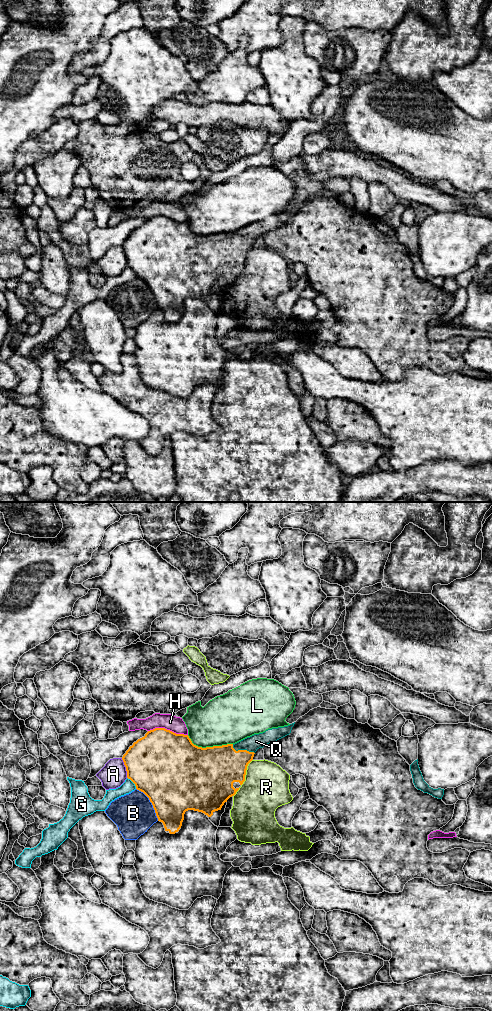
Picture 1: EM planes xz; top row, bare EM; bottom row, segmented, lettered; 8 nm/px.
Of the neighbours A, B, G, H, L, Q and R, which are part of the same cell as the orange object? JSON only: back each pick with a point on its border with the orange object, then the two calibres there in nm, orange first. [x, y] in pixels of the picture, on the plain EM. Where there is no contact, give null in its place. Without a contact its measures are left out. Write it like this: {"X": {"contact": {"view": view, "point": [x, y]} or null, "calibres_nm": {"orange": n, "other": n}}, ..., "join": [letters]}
{"Q": {"contact": {"view": "xz", "point": [242, 238]}, "calibres_nm": {"orange": 360, "other": 120}}, "join": ["Q"]}

